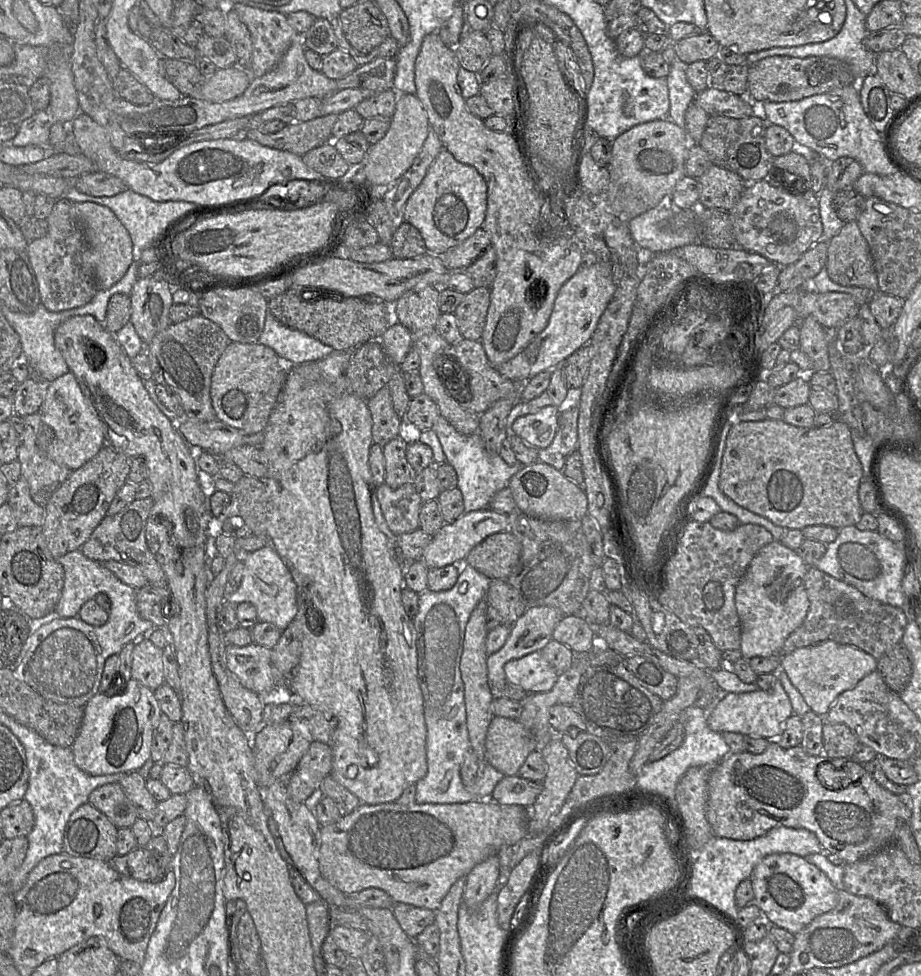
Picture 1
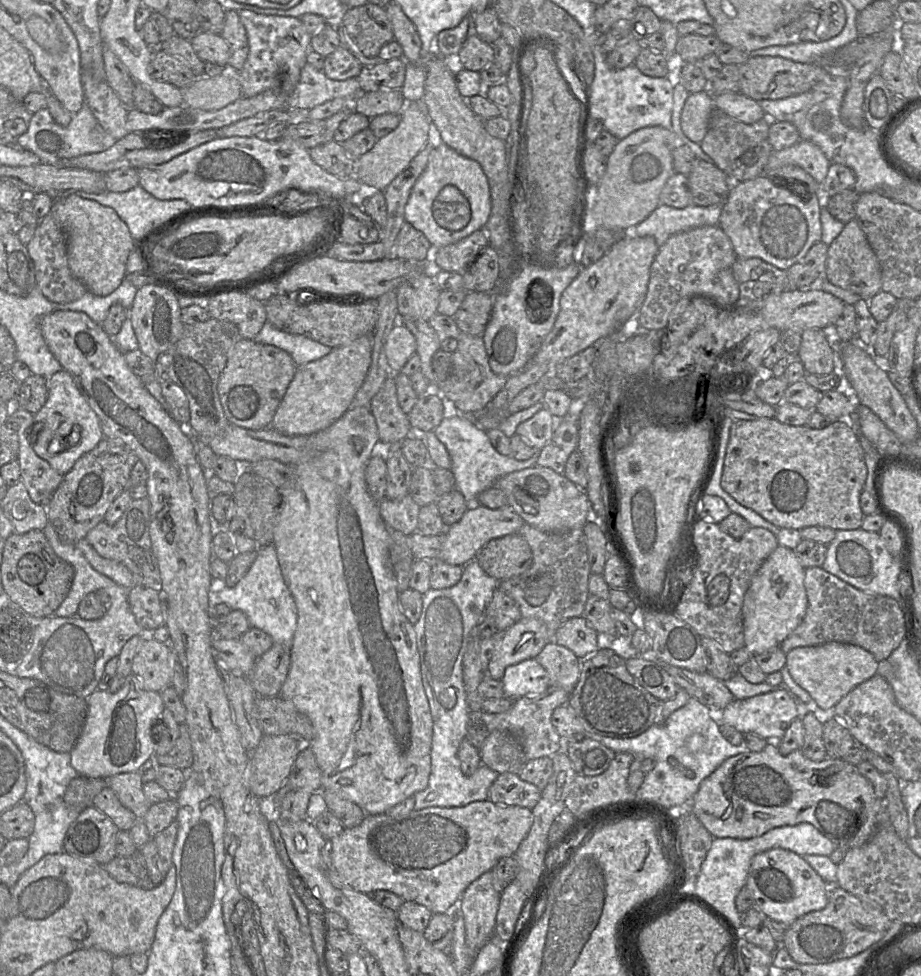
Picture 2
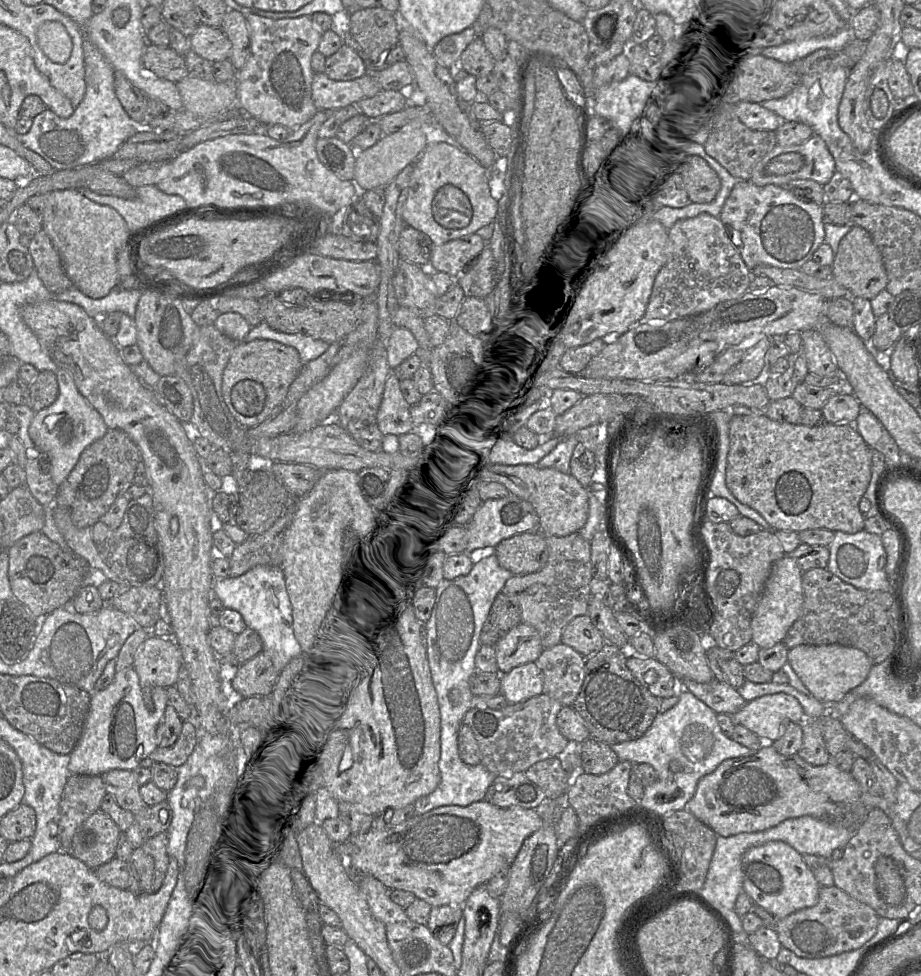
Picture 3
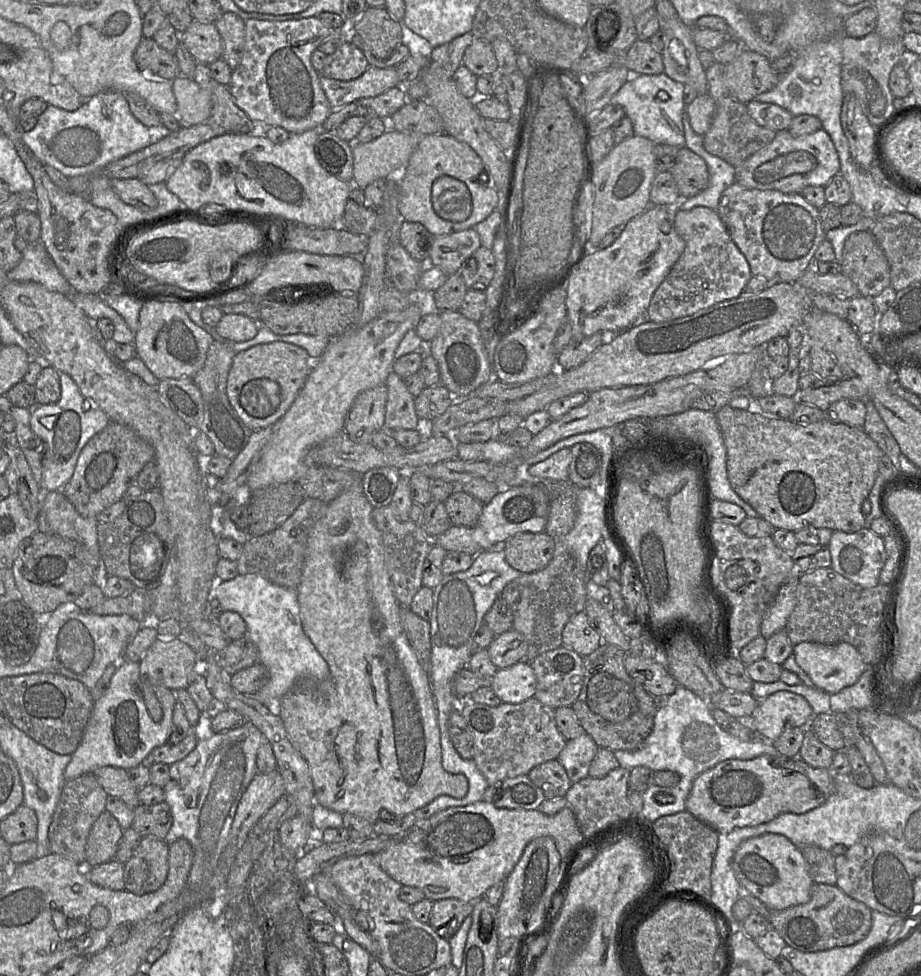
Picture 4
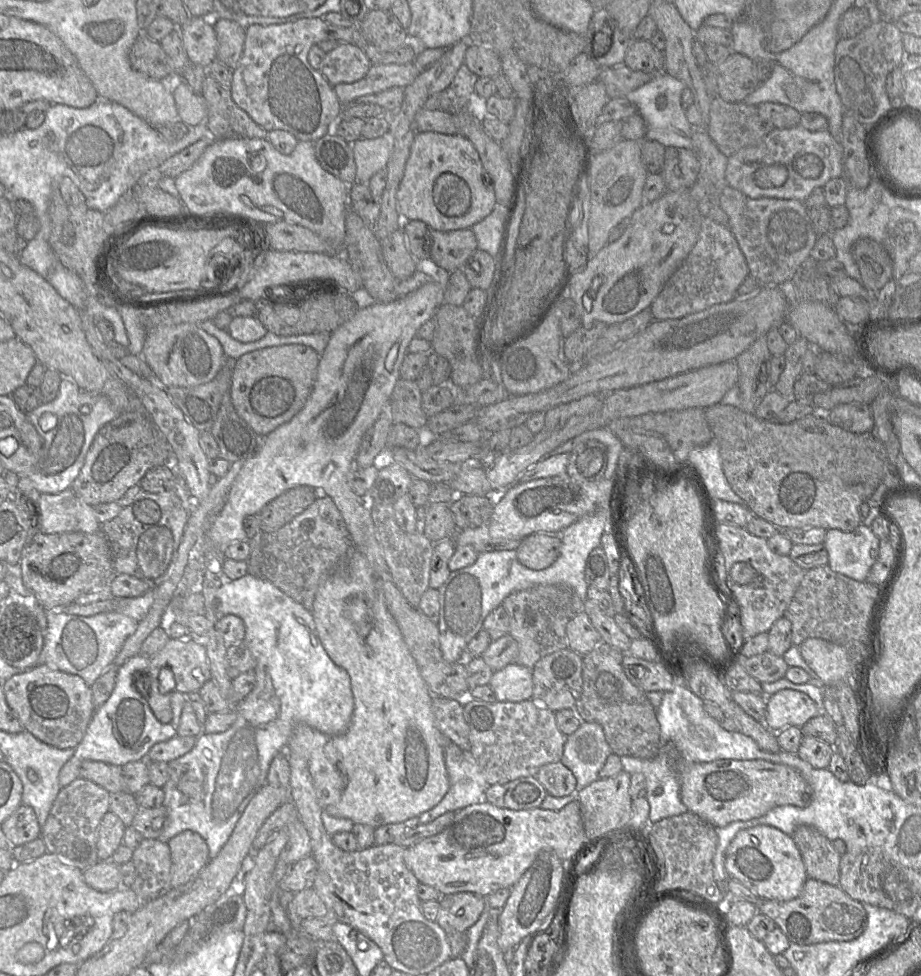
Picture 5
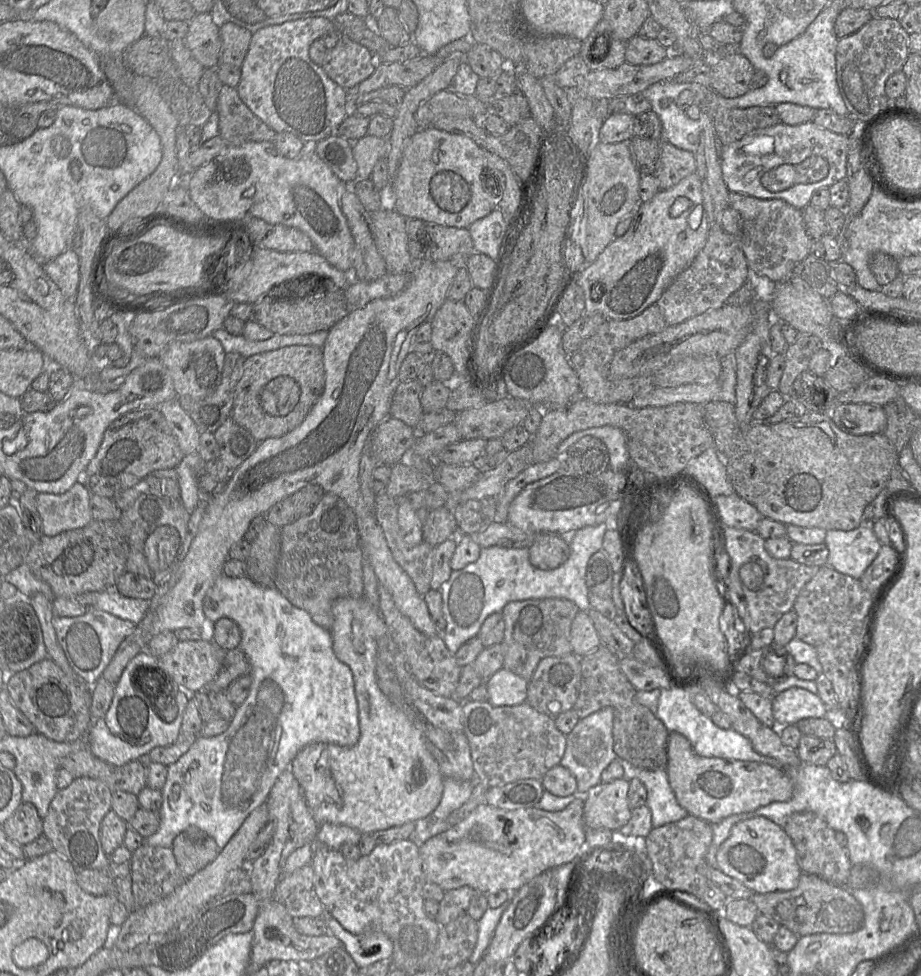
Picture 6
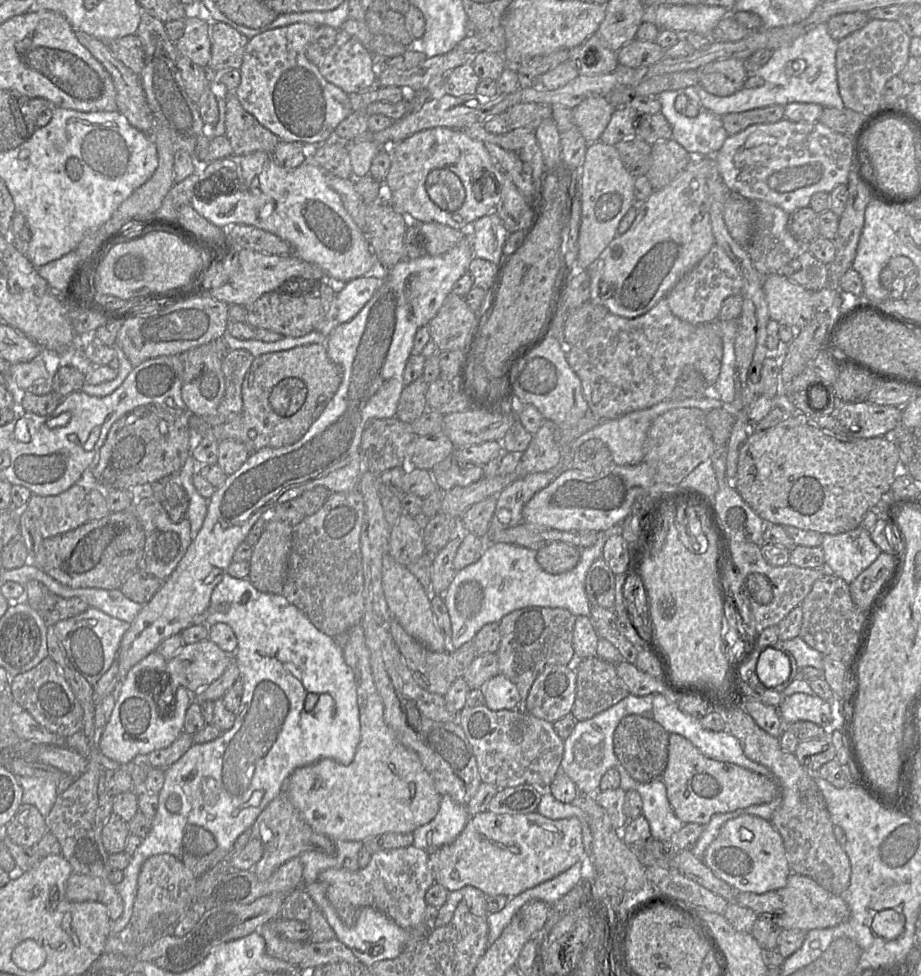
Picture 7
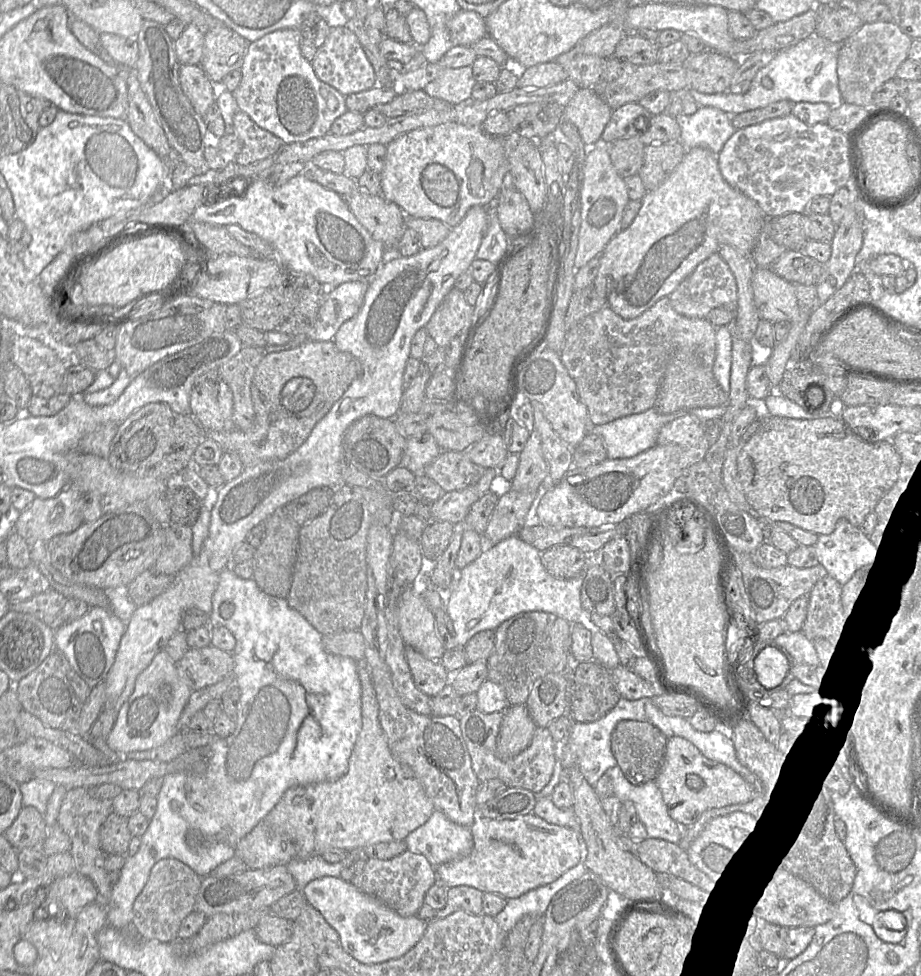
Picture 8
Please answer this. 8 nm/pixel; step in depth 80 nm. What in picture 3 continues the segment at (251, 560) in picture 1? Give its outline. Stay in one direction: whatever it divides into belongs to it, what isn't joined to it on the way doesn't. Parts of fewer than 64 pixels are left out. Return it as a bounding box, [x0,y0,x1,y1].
[214,566,308,670]

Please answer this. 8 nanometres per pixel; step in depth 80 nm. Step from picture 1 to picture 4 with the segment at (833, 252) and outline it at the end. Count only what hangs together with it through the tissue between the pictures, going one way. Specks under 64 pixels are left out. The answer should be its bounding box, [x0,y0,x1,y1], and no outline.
[841,231,890,298]

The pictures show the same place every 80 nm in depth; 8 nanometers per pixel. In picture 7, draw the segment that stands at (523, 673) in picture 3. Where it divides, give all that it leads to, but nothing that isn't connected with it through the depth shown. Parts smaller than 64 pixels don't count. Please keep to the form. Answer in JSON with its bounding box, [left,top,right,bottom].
[482,674,522,711]

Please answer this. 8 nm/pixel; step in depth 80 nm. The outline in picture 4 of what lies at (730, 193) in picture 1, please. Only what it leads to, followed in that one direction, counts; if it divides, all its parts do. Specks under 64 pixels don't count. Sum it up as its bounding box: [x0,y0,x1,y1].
[670,146,709,199]

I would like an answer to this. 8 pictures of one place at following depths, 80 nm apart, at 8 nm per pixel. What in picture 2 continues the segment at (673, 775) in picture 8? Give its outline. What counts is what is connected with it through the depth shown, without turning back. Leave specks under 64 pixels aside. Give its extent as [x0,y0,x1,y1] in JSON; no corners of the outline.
[691,742,888,849]

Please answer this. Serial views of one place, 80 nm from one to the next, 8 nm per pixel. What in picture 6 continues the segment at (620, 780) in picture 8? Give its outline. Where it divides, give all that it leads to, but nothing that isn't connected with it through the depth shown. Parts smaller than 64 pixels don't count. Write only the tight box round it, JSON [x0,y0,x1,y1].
[617,756,688,826]

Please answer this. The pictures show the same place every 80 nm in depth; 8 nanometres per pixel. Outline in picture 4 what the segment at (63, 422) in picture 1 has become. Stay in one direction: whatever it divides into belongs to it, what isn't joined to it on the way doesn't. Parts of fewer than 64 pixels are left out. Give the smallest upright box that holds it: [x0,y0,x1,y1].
[30,373,111,493]

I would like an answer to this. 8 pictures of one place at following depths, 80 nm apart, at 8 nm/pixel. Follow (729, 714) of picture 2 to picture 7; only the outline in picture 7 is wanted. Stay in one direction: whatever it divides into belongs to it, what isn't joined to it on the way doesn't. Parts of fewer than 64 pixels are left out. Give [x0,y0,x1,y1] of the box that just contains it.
[778,693,832,730]

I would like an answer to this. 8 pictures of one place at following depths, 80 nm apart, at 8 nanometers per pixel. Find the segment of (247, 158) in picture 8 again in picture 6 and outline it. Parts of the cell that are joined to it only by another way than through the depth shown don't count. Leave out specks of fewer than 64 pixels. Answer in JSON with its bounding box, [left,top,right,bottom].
[216,85,276,146]

